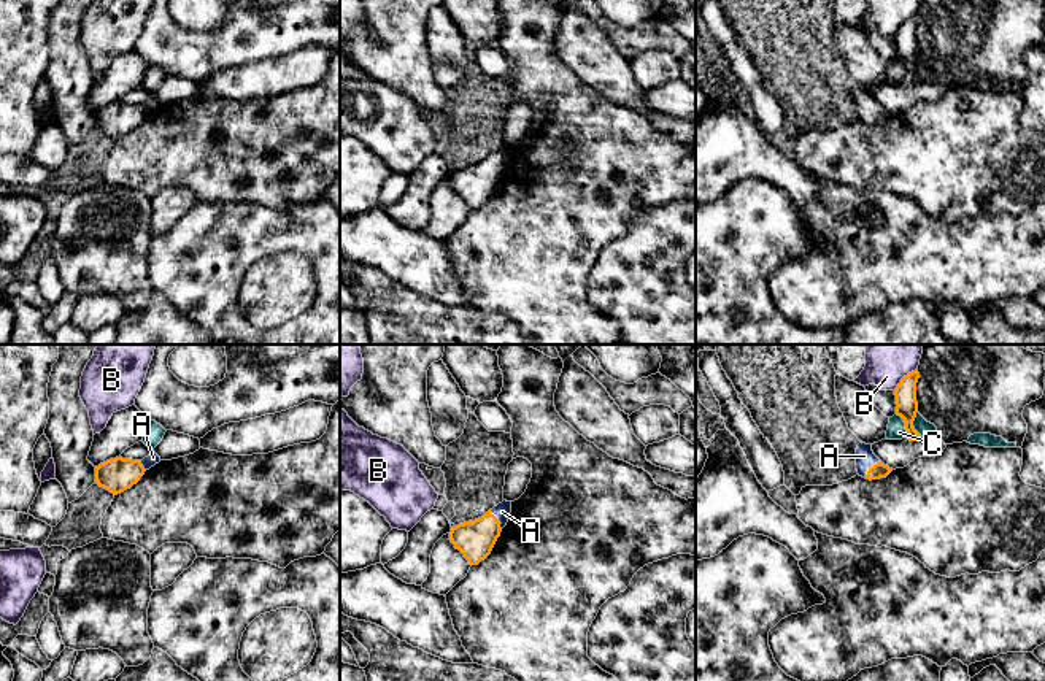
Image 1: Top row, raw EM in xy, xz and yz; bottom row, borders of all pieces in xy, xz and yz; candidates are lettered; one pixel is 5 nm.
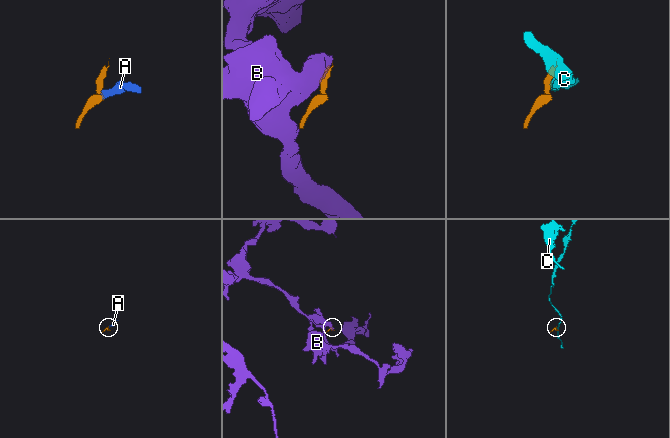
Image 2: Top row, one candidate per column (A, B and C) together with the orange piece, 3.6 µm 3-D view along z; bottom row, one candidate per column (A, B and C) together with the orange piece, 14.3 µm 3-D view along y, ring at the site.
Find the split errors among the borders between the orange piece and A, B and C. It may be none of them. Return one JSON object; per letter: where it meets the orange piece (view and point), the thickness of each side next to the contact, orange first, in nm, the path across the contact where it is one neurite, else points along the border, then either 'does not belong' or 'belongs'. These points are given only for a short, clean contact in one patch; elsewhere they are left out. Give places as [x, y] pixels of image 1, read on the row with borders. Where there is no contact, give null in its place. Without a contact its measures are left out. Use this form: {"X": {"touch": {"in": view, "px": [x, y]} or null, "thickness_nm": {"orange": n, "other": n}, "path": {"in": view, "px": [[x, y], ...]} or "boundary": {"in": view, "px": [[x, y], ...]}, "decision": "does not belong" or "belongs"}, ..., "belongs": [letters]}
{"A": {"touch": {"in": "xz", "px": [497, 519]}, "thickness_nm": {"orange": 190, "other": 80}, "path": {"in": "xz", "px": [[475, 538], [497, 519], [502, 511]]}, "decision": "belongs"}, "B": {"touch": {"in": "yz", "px": [902, 378]}, "thickness_nm": {"orange": 110, "other": 280}, "boundary": {"in": "yz", "px": [[917, 369], [909, 372], [894, 391]]}, "decision": "does not belong"}, "C": {"touch": {"in": "yz", "px": [906, 426]}, "thickness_nm": {"orange": 110, "other": 100}, "boundary": {"in": "yz", "px": [[896, 413], [904, 423], [907, 437]]}, "decision": "does not belong"}, "belongs": ["A"]}

